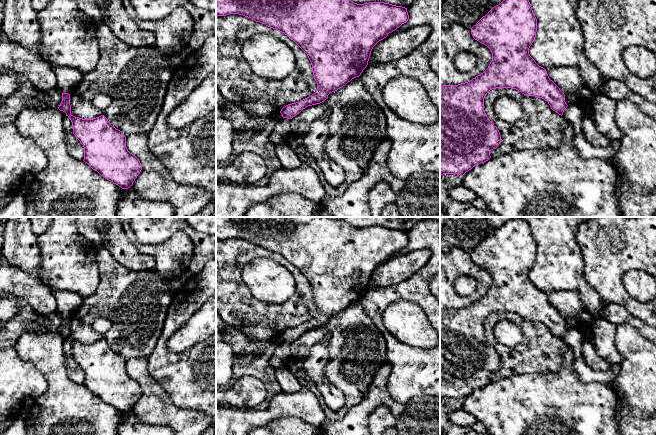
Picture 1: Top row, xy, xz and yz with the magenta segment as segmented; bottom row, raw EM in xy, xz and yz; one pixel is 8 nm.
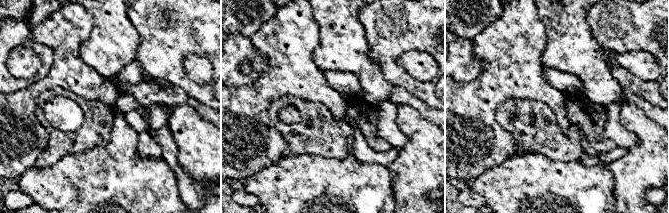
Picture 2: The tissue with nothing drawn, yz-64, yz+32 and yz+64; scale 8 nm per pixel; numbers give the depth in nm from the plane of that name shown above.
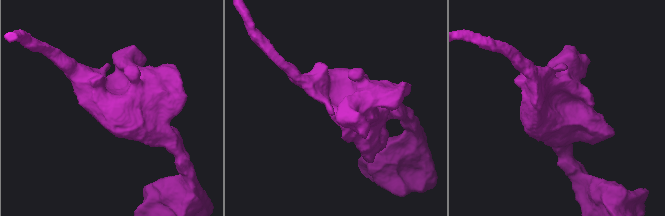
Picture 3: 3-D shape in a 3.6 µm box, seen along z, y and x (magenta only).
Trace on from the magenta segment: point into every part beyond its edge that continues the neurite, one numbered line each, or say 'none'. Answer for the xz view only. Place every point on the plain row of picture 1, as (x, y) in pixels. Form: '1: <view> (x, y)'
none

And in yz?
none

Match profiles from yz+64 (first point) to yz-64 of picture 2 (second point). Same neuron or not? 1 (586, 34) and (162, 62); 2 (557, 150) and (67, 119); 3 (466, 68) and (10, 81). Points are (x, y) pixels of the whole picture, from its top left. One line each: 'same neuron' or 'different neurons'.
1: different neurons
2: different neurons
3: same neuron

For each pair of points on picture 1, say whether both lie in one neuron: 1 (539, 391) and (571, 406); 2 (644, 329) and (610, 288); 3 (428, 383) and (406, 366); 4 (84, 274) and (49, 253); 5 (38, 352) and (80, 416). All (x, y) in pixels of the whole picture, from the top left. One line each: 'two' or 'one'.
1: one
2: two
3: one
4: one
5: one

